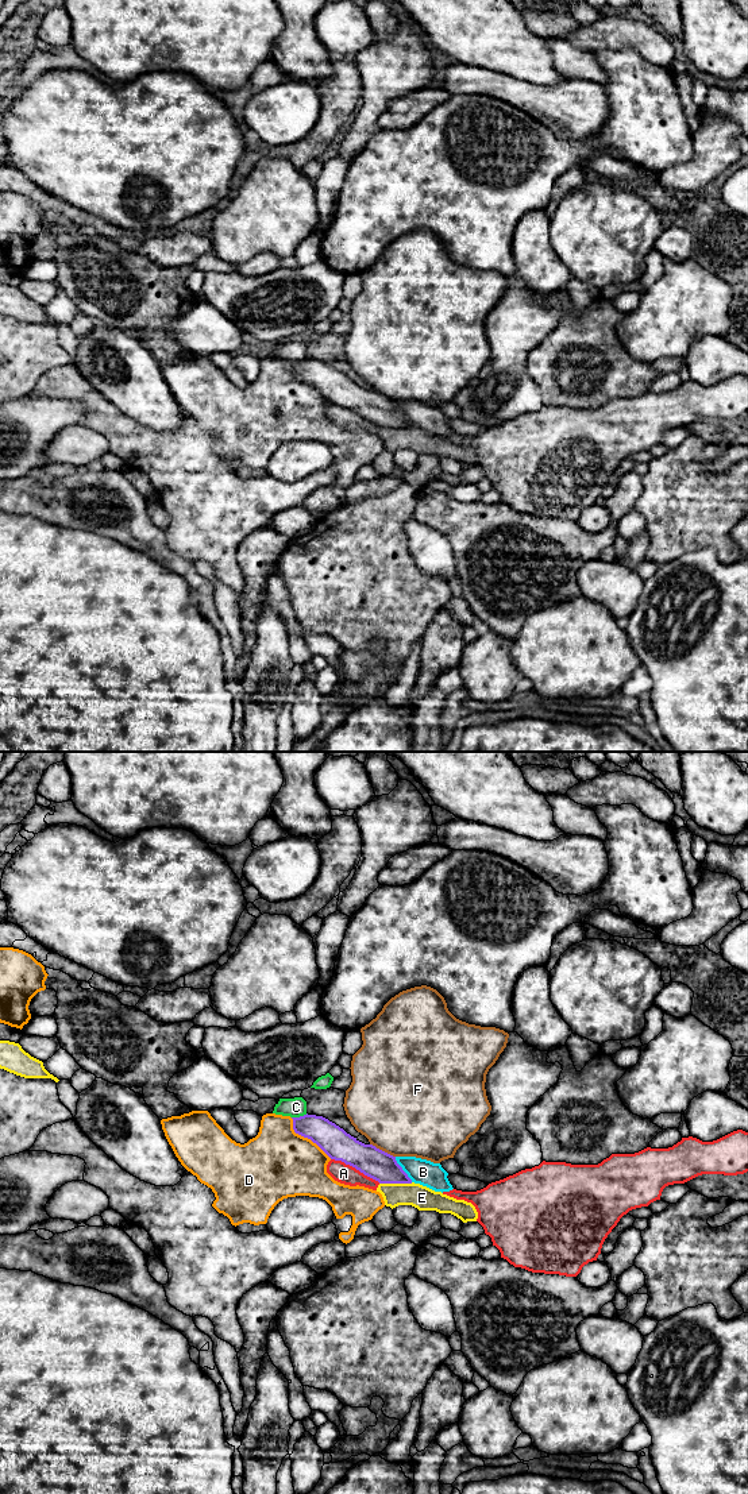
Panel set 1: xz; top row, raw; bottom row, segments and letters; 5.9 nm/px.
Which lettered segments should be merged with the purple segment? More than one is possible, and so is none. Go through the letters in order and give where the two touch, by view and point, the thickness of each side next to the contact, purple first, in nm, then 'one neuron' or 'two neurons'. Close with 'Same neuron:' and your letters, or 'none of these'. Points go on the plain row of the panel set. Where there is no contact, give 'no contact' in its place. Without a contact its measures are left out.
A: xz (355, 412) | 180/120 nm | two neurons
B: xz (401, 413) | 180/150 nm | two neurons
C: xz (299, 362) | 180/120 nm | two neurons
D: xz (307, 381) | 180/420 nm | two neurons
E: xz (396, 427) | 180/140 nm | two neurons
F: xz (381, 394) | 180/500 nm | two neurons
Same neuron: none of these

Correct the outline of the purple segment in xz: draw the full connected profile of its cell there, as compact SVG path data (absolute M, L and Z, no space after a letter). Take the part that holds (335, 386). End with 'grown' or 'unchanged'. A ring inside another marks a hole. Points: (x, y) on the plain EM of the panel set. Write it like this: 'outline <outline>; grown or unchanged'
outline M308 358L292 363L294 377L311 383L331 404L342 405L379 428L412 428L396 401L359 386L328 363Z; unchanged

